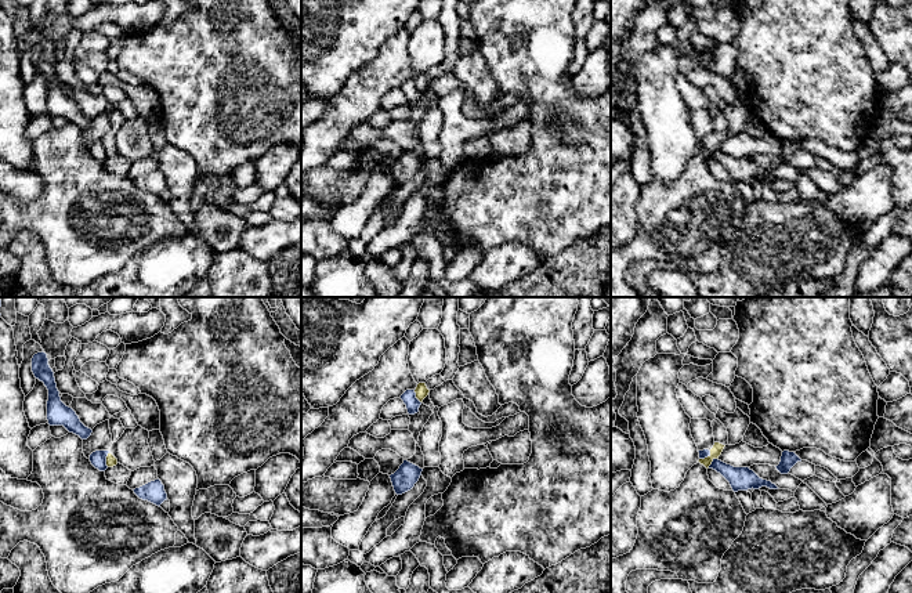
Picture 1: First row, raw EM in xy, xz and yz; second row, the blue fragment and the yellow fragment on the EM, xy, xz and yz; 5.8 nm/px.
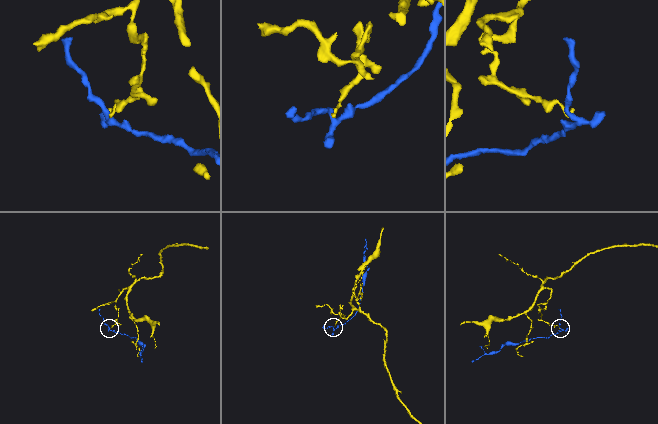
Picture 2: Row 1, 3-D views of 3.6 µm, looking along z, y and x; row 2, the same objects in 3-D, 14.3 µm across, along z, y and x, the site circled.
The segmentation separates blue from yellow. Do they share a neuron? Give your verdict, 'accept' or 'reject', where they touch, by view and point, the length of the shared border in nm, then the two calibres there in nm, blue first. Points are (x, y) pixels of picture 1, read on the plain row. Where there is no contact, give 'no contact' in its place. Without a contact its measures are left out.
reject | xy (105, 149) | 90 nm | 100/60 nm

